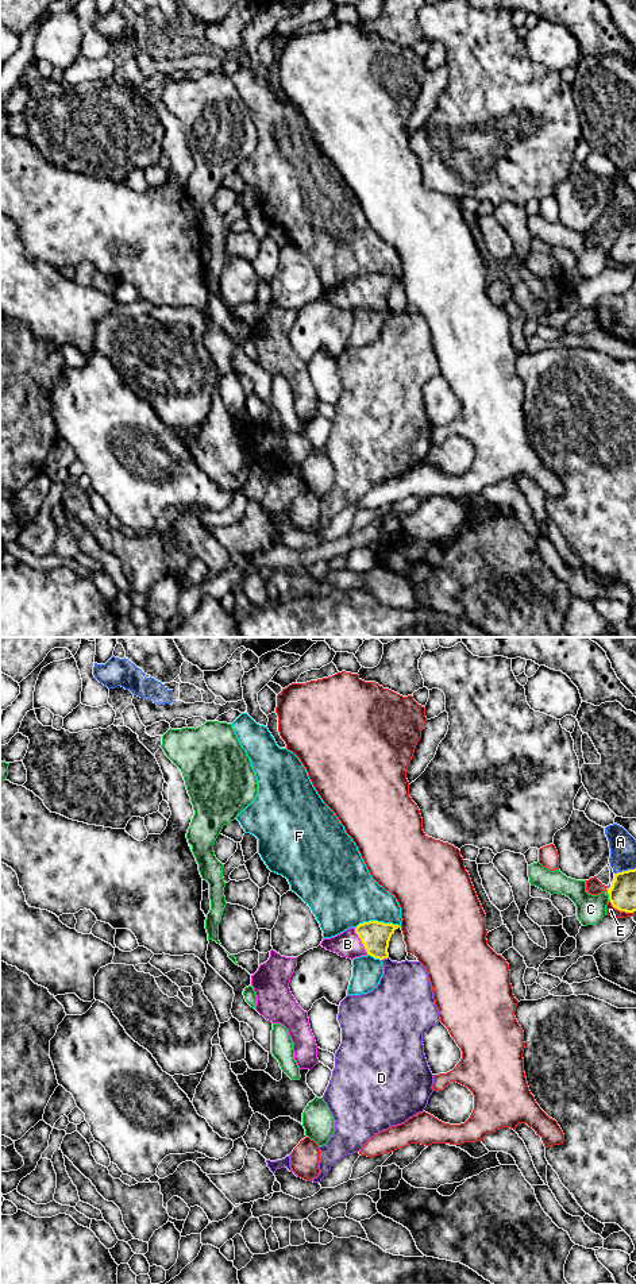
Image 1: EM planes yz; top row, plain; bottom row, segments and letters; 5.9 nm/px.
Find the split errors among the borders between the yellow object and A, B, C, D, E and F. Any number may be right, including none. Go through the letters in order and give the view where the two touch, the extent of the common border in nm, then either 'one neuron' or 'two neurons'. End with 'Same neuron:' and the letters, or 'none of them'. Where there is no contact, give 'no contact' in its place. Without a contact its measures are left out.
A: meets yellow in yz; contact 130 nm long; two neurons
B: meets yellow in yz; contact 180 nm long; one neuron
C: meets yellow in yz; contact 70 nm long; two neurons
D: meets yellow in yz; contact 50 nm long; two neurons
E: meets yellow in yz; contact 170 nm long; two neurons
F: meets yellow in yz; contact 280 nm long; two neurons
Same neuron: B

